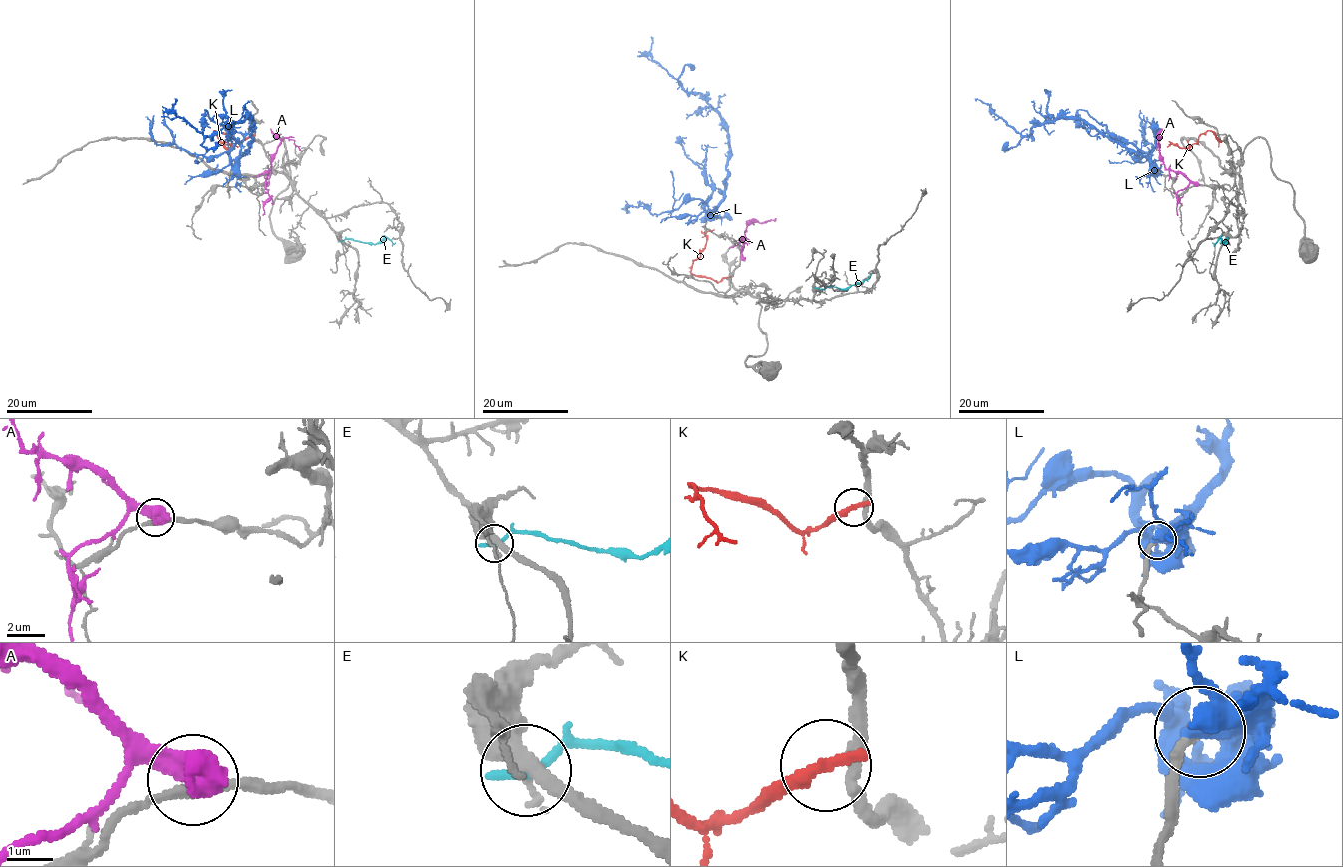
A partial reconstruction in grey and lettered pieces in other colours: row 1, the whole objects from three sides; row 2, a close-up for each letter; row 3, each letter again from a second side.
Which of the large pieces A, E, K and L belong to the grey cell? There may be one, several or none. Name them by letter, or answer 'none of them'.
none of them

